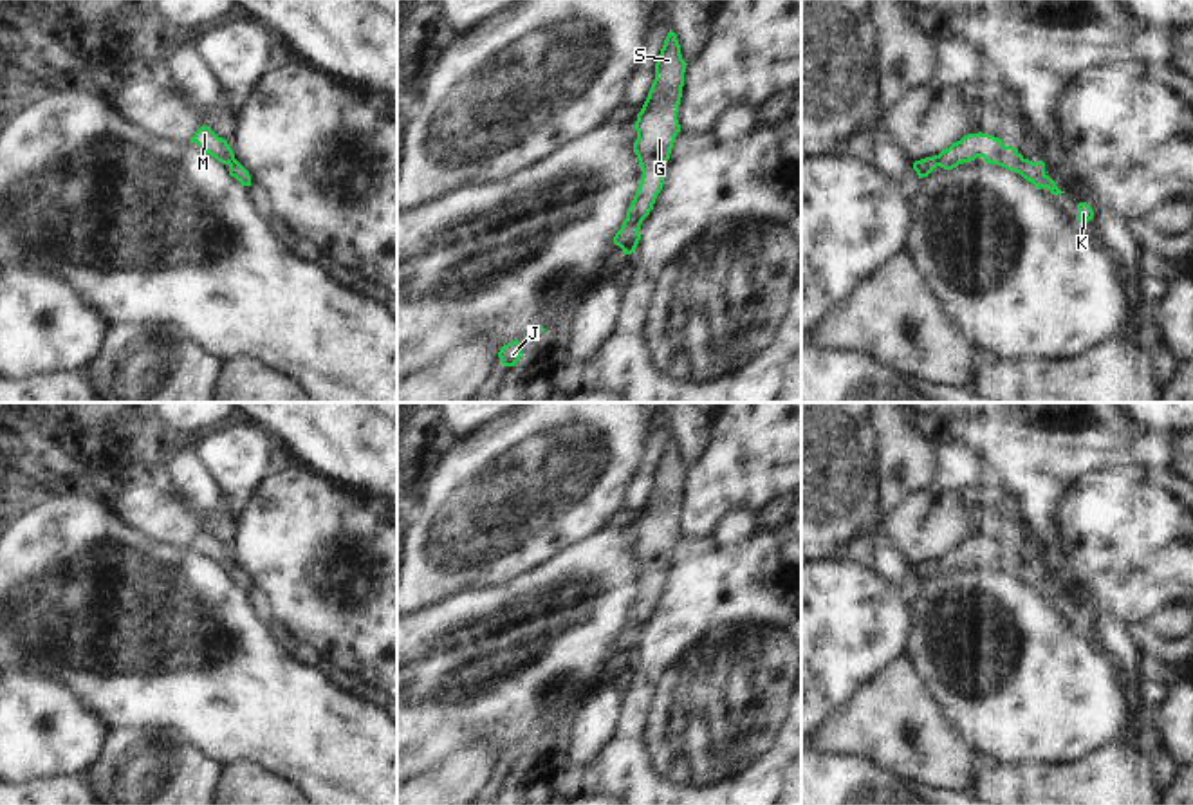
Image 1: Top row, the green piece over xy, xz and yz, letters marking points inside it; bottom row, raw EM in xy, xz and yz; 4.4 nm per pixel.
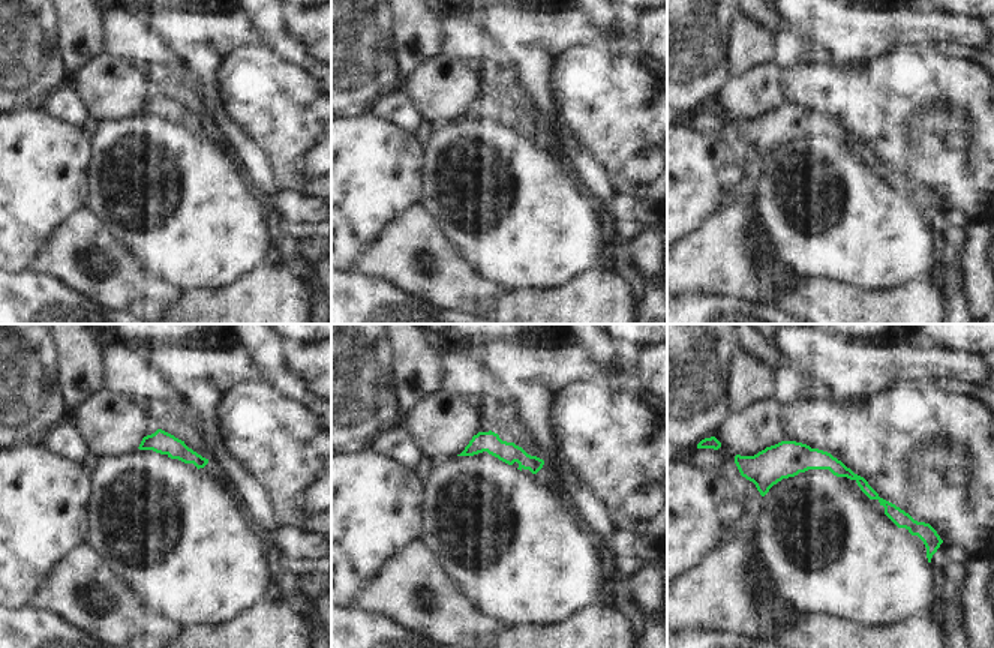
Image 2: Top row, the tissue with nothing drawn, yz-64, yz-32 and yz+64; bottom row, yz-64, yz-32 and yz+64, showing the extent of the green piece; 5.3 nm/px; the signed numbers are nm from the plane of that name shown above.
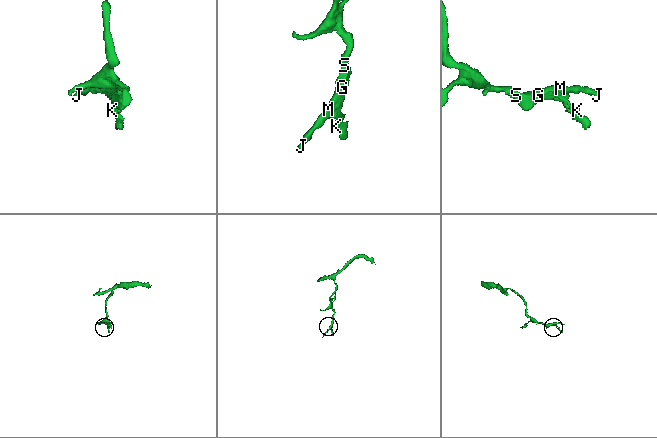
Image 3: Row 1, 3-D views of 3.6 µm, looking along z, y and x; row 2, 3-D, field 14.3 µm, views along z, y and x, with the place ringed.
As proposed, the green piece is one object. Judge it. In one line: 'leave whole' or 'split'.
leave whole

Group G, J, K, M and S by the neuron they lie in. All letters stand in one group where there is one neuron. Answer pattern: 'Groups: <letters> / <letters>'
Groups: G J K M S

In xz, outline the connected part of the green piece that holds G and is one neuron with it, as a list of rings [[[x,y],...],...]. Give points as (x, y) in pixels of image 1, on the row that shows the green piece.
[[[670,29],[655,63],[655,79],[633,125],[637,130],[633,152],[639,159],[643,177],[626,211],[626,218],[614,236],[614,244],[624,254],[635,251],[641,240],[641,224],[653,209],[655,199],[664,184],[664,166],[680,132],[677,112],[682,97],[686,65],[677,34]]]

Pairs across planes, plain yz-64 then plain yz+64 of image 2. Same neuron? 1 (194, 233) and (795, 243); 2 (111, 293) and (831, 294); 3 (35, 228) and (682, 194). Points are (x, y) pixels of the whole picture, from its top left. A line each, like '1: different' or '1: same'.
1: same
2: different
3: same

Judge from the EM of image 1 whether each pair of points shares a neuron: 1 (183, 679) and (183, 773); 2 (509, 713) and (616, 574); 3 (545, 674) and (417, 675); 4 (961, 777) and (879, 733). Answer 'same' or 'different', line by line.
1: different
2: same
3: same
4: same

